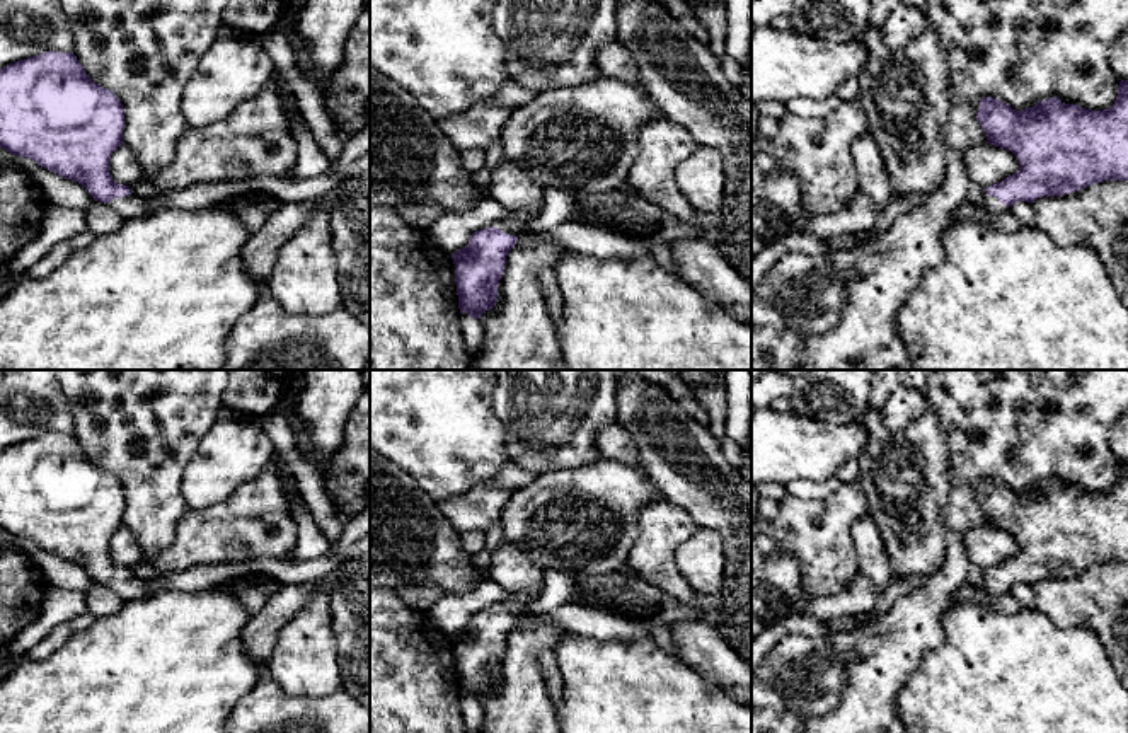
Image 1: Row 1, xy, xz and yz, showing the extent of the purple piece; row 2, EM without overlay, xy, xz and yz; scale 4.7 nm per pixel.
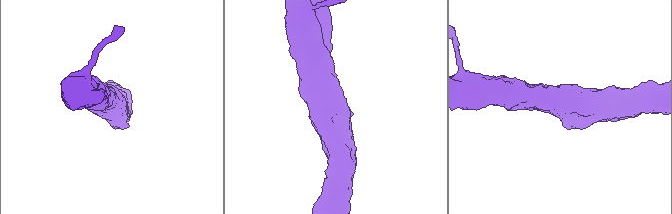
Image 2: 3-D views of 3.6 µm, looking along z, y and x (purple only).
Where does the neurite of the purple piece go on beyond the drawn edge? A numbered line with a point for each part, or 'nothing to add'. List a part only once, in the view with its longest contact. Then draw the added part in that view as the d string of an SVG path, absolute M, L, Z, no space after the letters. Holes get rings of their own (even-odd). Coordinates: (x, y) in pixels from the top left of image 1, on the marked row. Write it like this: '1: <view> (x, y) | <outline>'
1: xz (515, 222) | M508 211L508 216L498 223L494 223L496 228L503 230L504 234L520 237L520 234L525 230L525 227L538 215L528 213L528 211Z

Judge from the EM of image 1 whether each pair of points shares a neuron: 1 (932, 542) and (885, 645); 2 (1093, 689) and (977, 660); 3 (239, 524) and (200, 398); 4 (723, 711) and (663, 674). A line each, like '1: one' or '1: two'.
1: two
2: one
3: two
4: one

